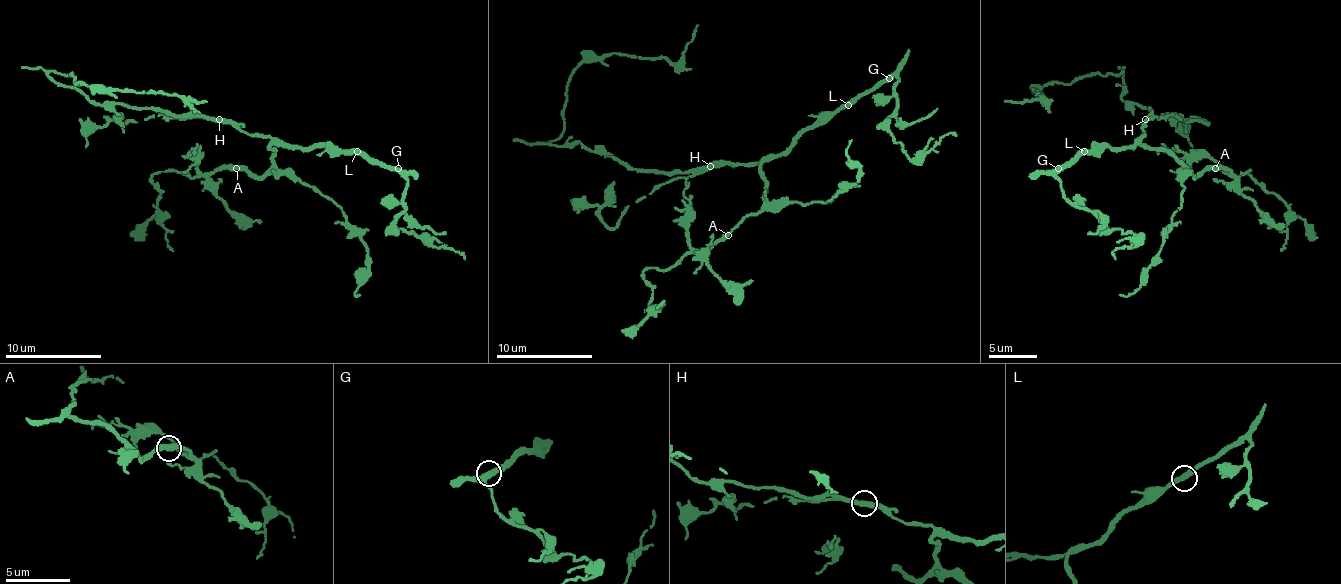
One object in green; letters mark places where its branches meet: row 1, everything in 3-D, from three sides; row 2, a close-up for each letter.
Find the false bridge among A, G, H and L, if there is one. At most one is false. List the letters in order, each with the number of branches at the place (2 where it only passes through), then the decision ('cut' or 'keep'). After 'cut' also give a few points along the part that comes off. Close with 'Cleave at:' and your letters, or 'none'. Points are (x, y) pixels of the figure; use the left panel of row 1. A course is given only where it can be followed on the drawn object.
A: 2 branches meet; keep
G: 2 branches meet; keep
H: 2 branches meet; cut; foreign part runs (220, 120), (97, 103), (60, 86), (48, 74), (73, 74), (75, 84), (92, 89), (176, 94), (207, 101)
L: 2 branches meet; keep
Cleave at: H

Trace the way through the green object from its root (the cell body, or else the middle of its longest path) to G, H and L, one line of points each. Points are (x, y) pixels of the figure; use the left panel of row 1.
G: (203, 115), (234, 122), (251, 135), (270, 135), (292, 147), (359, 151), (366, 159), (398, 168)
H: (203, 115), (220, 120)
L: (203, 115), (234, 122), (251, 135), (270, 135), (292, 147), (330, 147), (342, 151), (357, 151)

